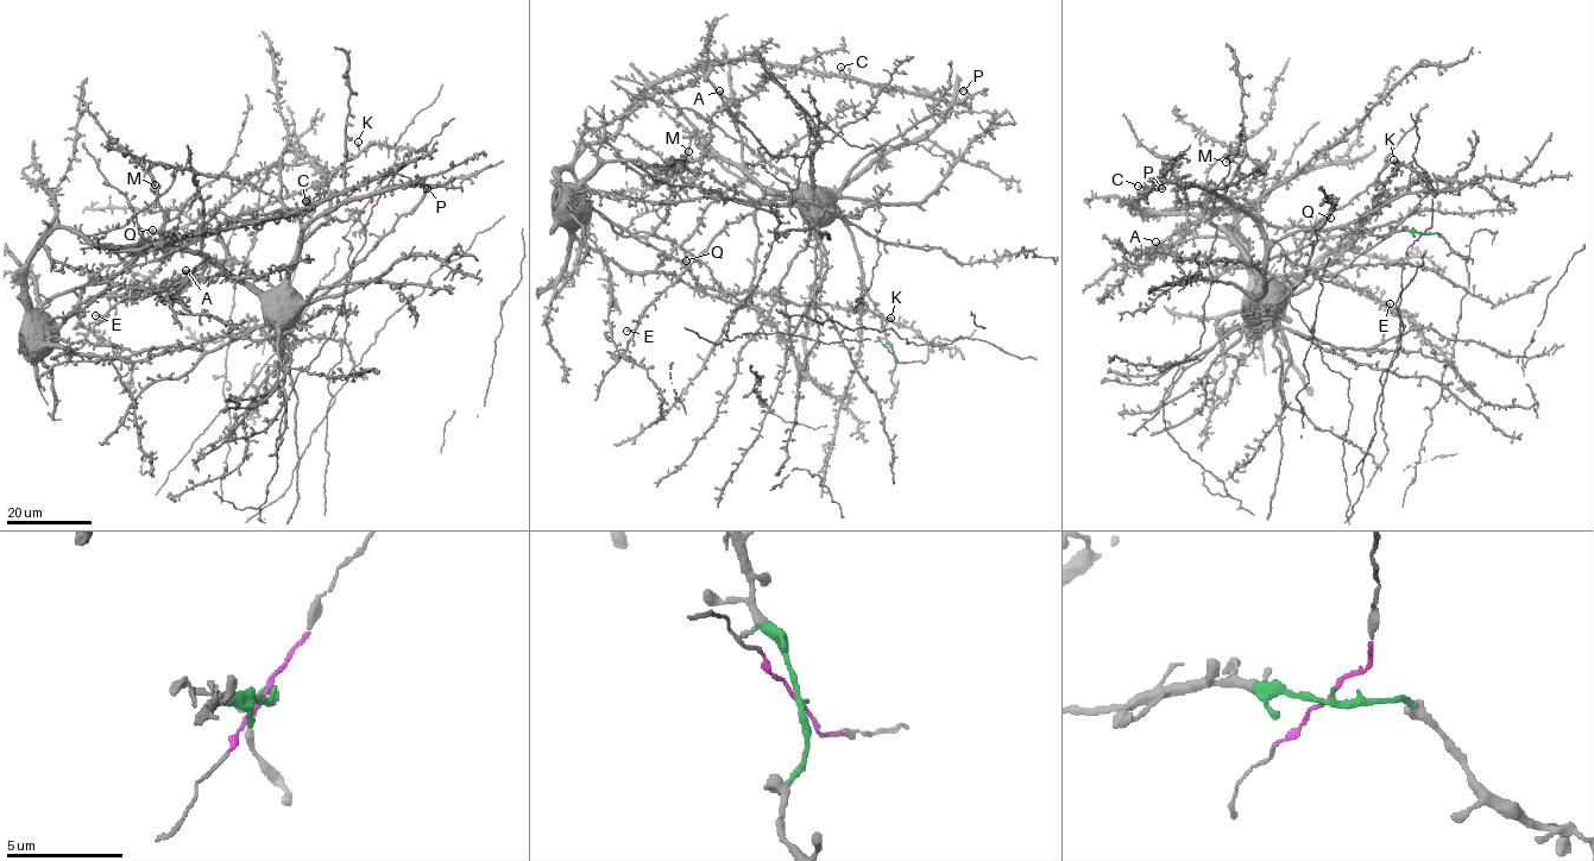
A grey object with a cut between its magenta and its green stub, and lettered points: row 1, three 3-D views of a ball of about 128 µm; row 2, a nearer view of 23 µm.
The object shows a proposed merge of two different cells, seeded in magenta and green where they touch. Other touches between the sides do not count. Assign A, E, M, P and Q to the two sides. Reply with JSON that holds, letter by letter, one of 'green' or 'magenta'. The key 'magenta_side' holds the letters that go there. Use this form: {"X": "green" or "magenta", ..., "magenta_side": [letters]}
{"A": "green", "E": "green", "M": "green", "P": "green", "Q": "magenta", "magenta_side": ["Q"]}

